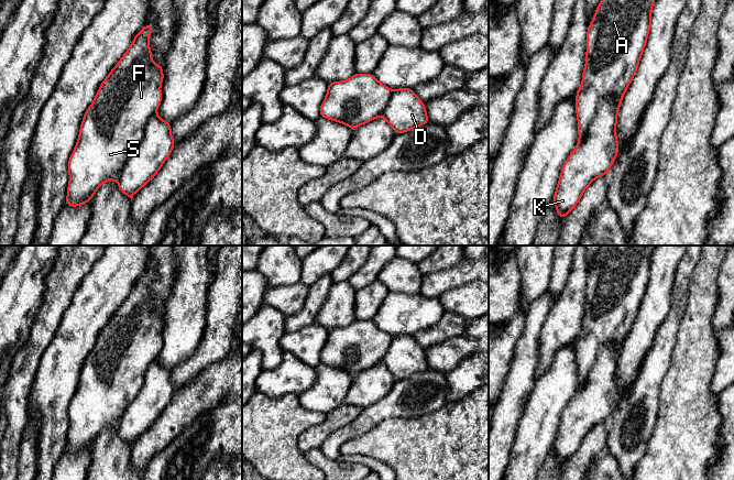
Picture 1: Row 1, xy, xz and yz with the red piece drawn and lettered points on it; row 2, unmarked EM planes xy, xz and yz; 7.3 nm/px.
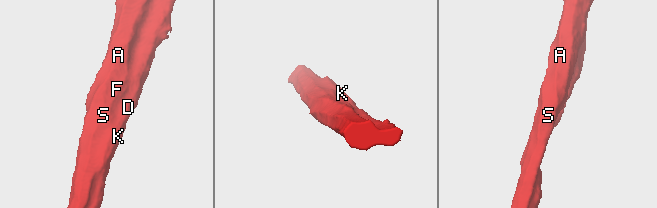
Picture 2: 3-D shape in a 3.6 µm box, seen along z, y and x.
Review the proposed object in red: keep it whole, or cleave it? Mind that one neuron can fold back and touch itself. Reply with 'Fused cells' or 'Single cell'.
Fused cells

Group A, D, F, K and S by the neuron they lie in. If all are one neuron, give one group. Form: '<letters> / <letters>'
A F S / D K

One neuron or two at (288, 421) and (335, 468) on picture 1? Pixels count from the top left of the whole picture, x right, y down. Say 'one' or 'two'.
one

